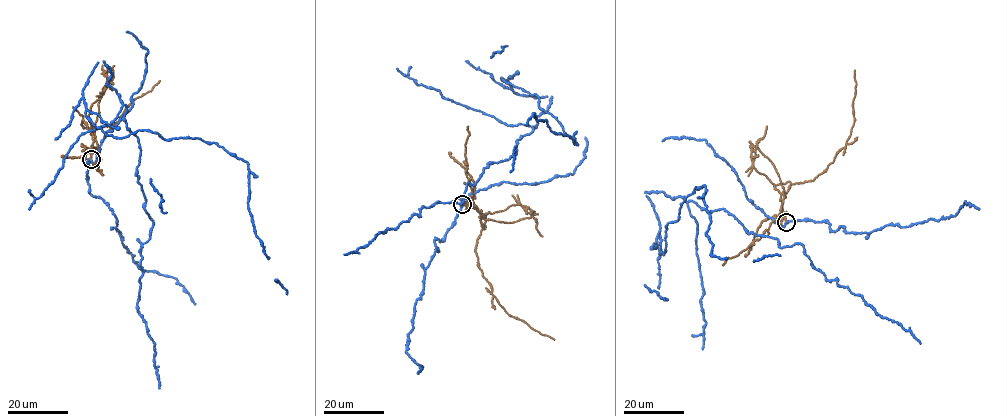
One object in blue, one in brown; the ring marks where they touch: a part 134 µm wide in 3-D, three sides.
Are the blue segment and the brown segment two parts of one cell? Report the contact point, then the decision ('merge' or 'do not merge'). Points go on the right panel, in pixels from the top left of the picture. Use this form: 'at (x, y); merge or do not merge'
at (786, 222); do not merge

